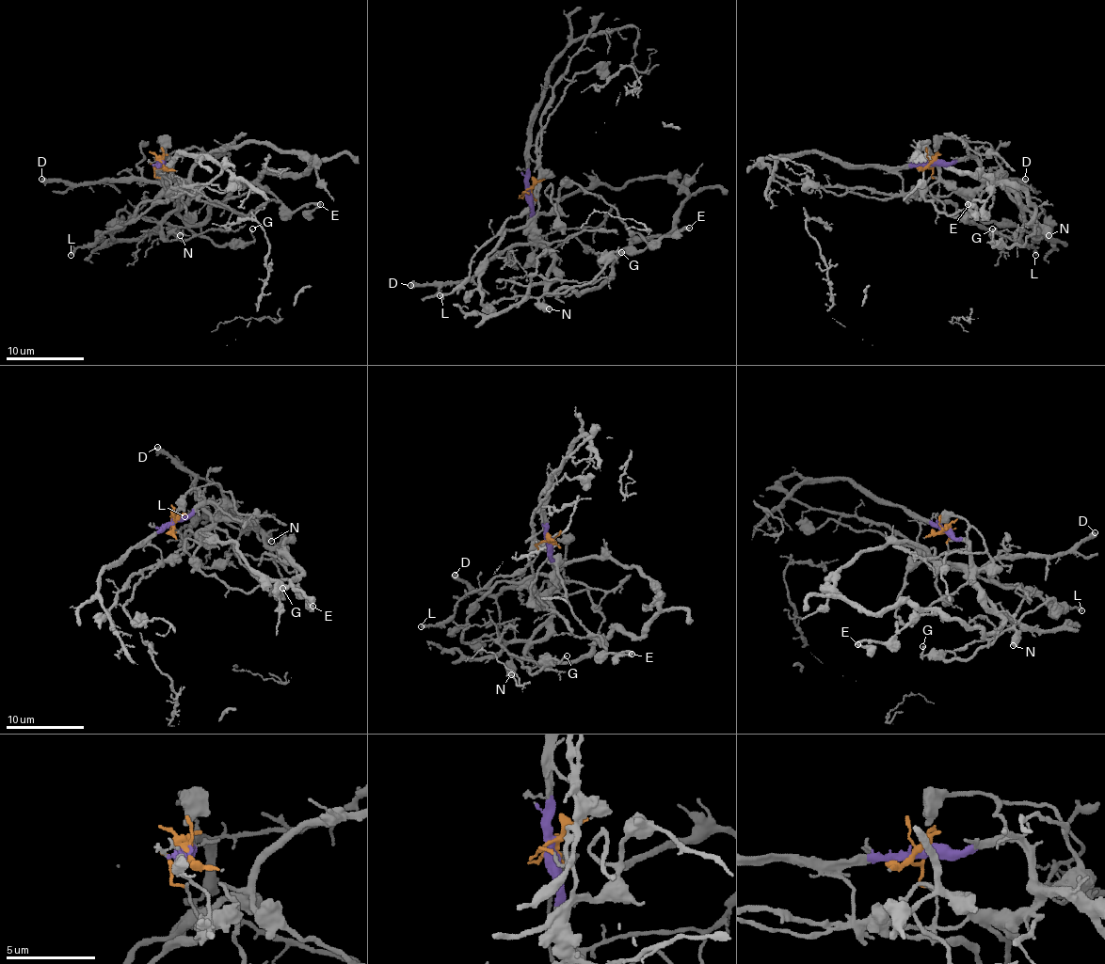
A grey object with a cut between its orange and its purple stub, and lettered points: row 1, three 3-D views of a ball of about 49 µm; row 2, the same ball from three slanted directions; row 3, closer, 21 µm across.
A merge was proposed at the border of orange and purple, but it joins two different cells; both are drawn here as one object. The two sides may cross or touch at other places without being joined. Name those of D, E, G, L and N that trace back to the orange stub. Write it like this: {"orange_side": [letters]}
{"orange_side": ["L"]}

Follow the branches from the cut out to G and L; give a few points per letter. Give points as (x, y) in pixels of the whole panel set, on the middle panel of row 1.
G: (528, 193), (536, 233), (553, 259), (553, 268), (548, 276), (550, 292), (561, 293), (590, 282), (621, 253)
L: (528, 193), (530, 189), (524, 193), (536, 198), (475, 253), (470, 274), (455, 290), (439, 295)

